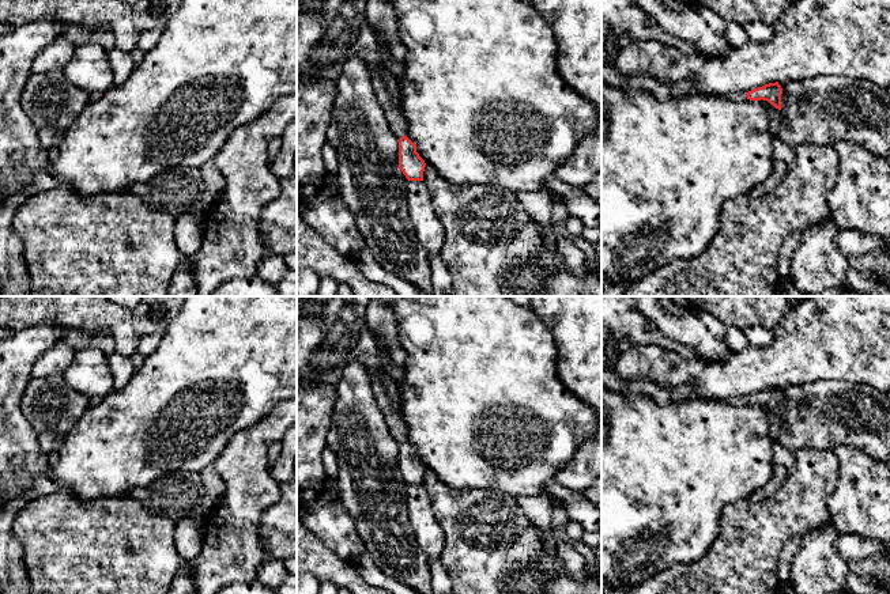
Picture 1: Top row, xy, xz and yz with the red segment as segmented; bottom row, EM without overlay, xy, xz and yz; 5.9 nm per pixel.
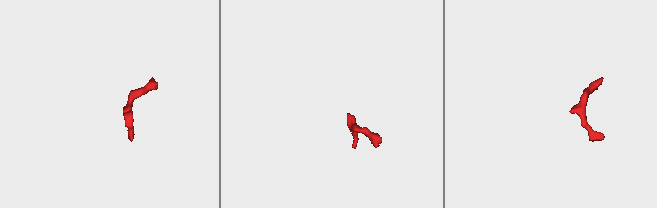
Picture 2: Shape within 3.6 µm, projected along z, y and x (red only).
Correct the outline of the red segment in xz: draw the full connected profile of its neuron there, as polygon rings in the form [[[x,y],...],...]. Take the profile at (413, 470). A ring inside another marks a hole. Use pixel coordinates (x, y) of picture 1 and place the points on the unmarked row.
[[[370,371],[370,383],[389,432],[399,444],[399,473],[408,485],[423,485],[426,468],[416,457],[416,450],[406,440],[404,421],[392,408],[391,397],[386,394],[381,378],[374,371]]]

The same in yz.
[[[776,386],[776,387],[769,387],[762,391],[754,393],[748,397],[739,396],[739,397],[727,398],[724,401],[731,405],[763,404],[763,405],[768,405],[770,409],[773,409],[776,413],[781,415],[781,398],[782,398],[782,393],[778,389],[778,386]]]

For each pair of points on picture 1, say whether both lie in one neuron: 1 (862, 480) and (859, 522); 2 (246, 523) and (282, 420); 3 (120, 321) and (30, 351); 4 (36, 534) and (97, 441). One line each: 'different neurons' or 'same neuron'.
1: same neuron
2: same neuron
3: different neurons
4: different neurons

